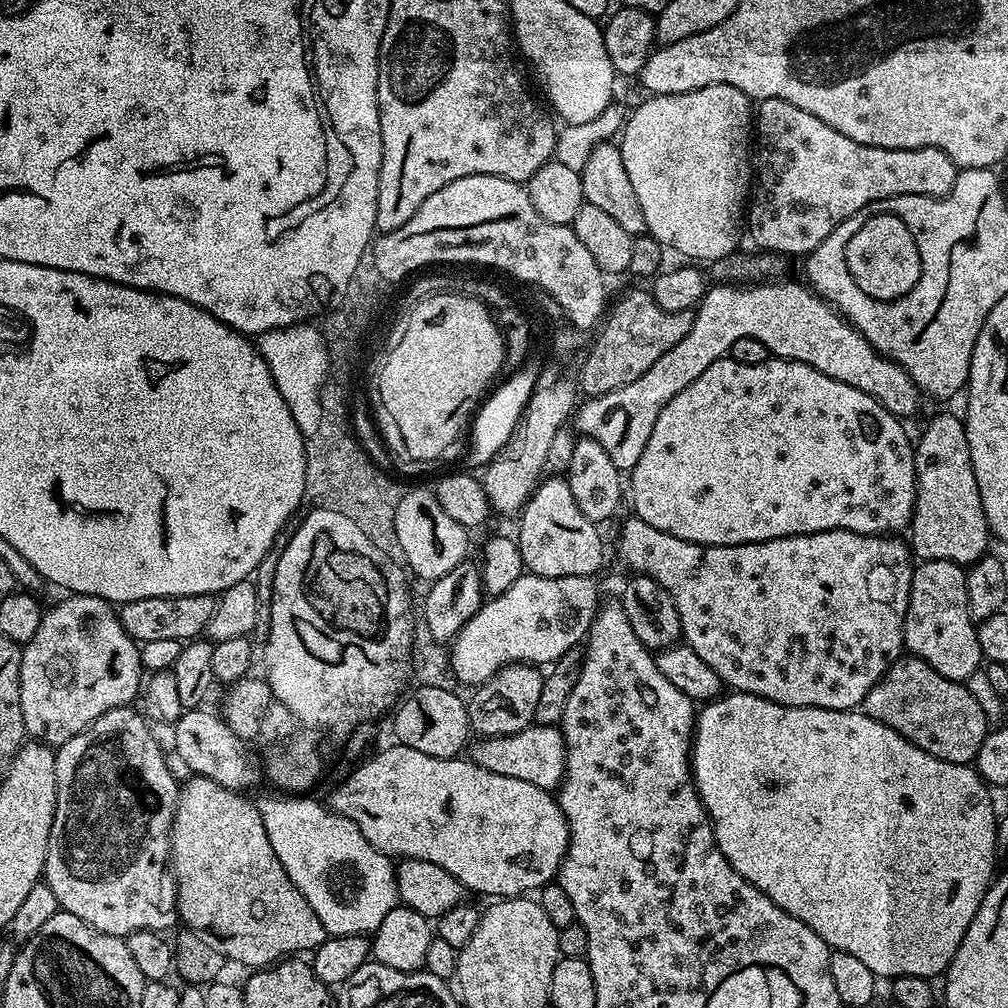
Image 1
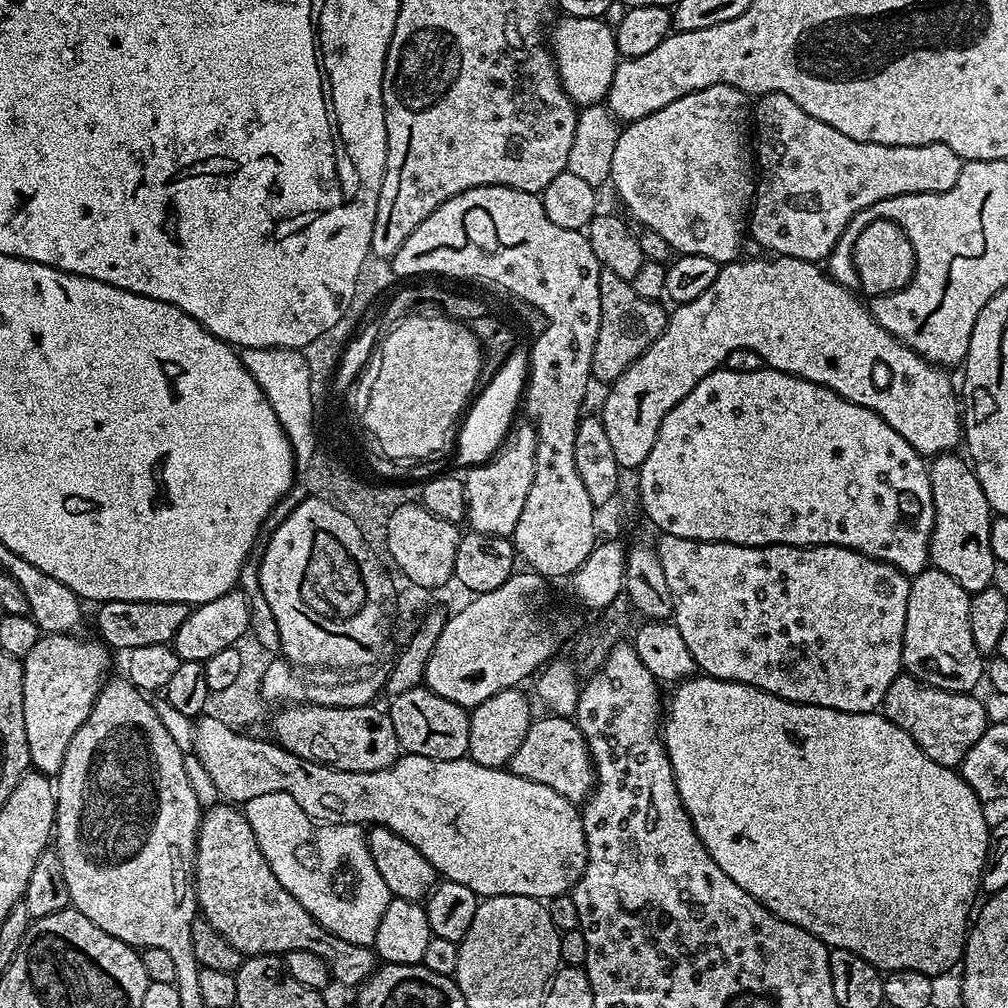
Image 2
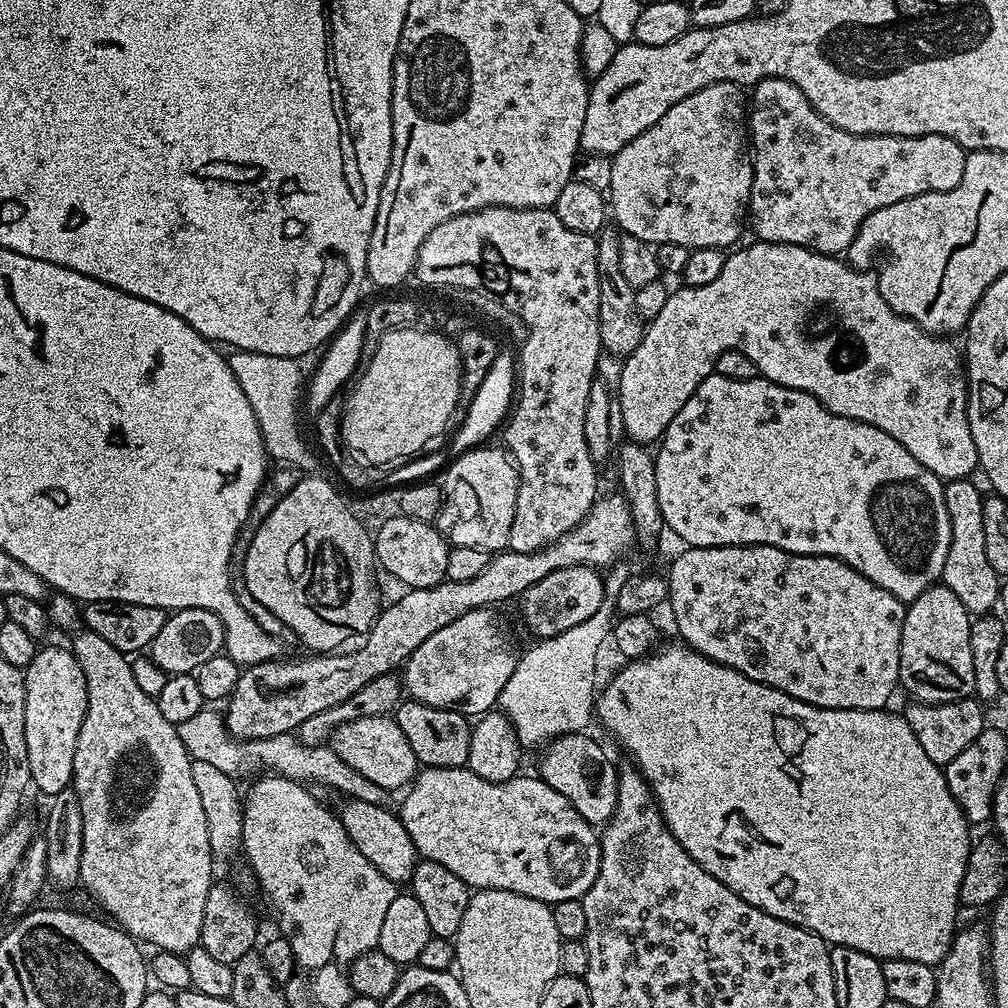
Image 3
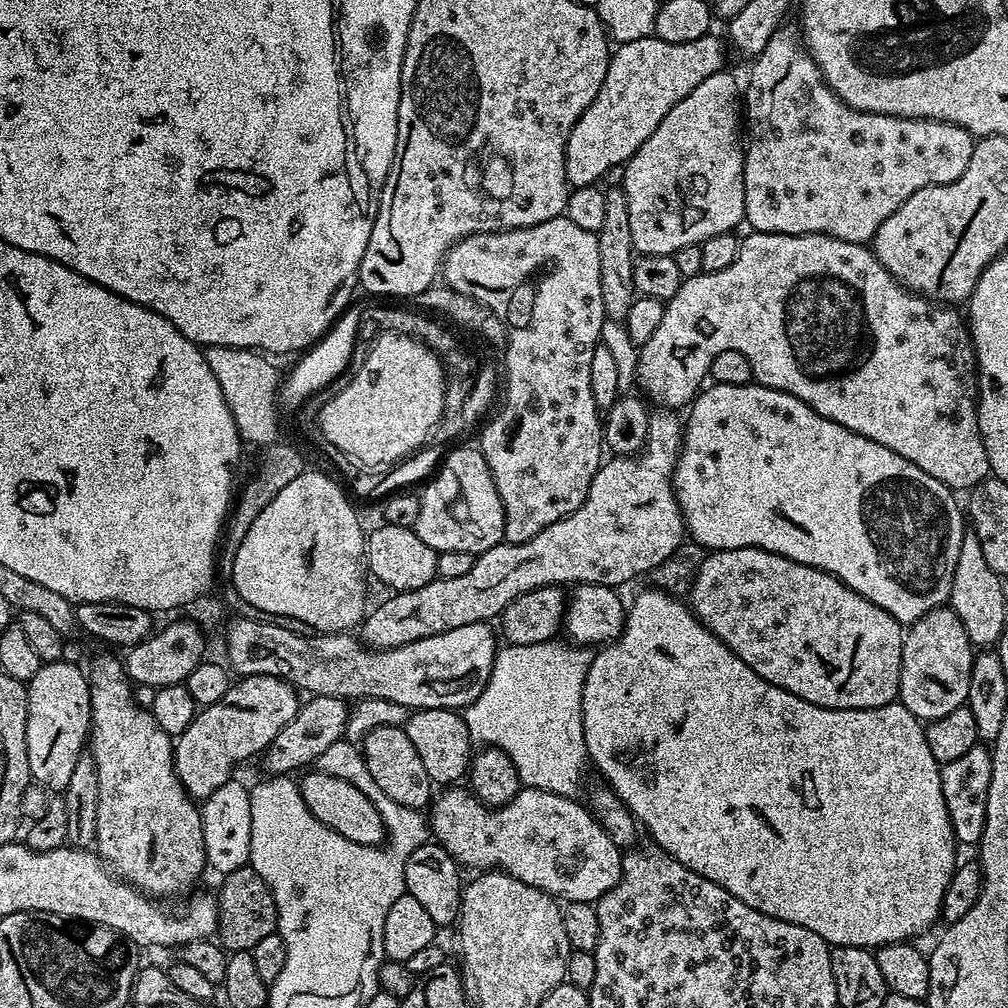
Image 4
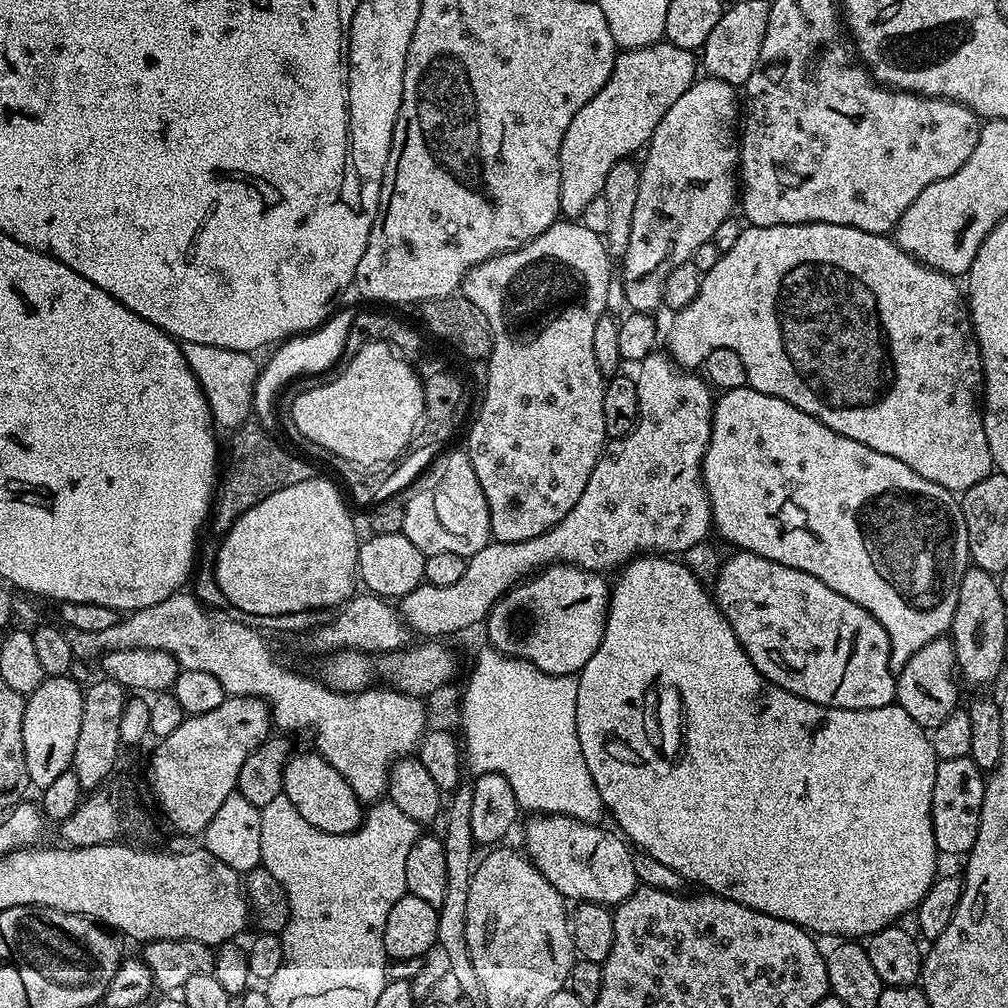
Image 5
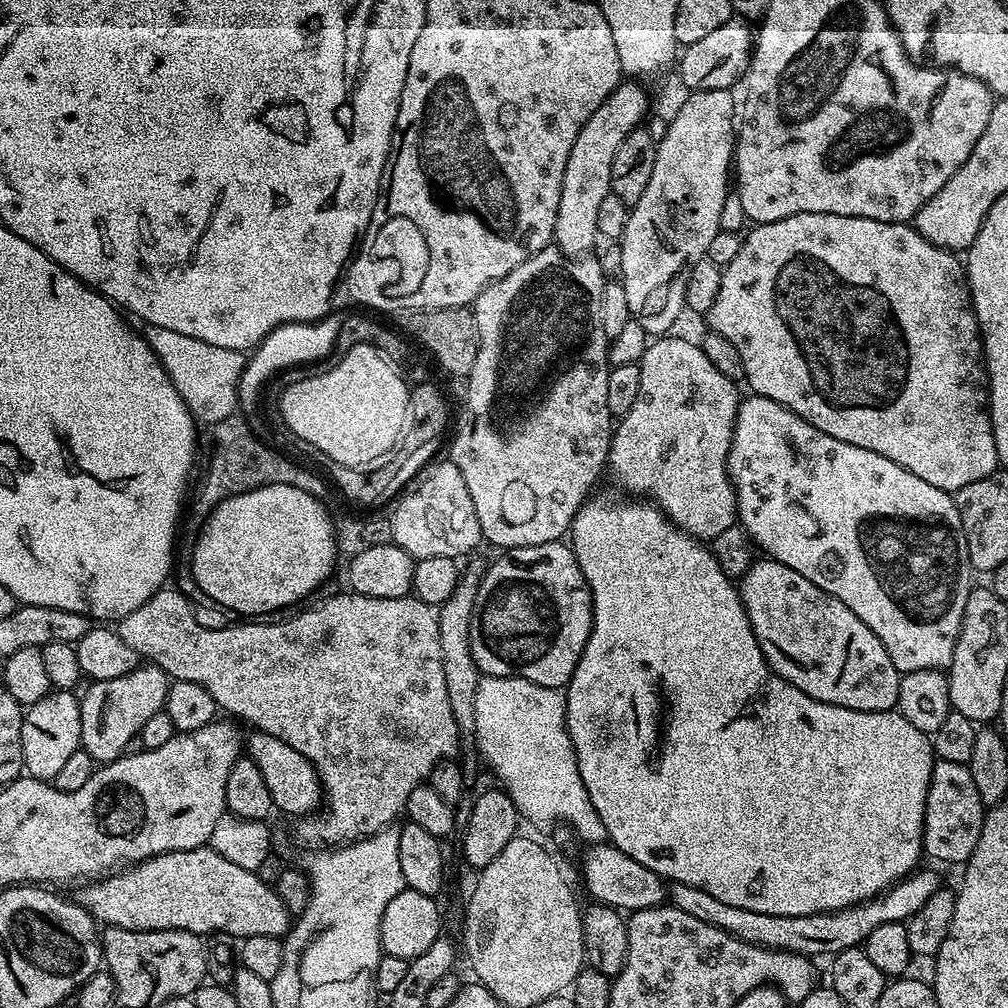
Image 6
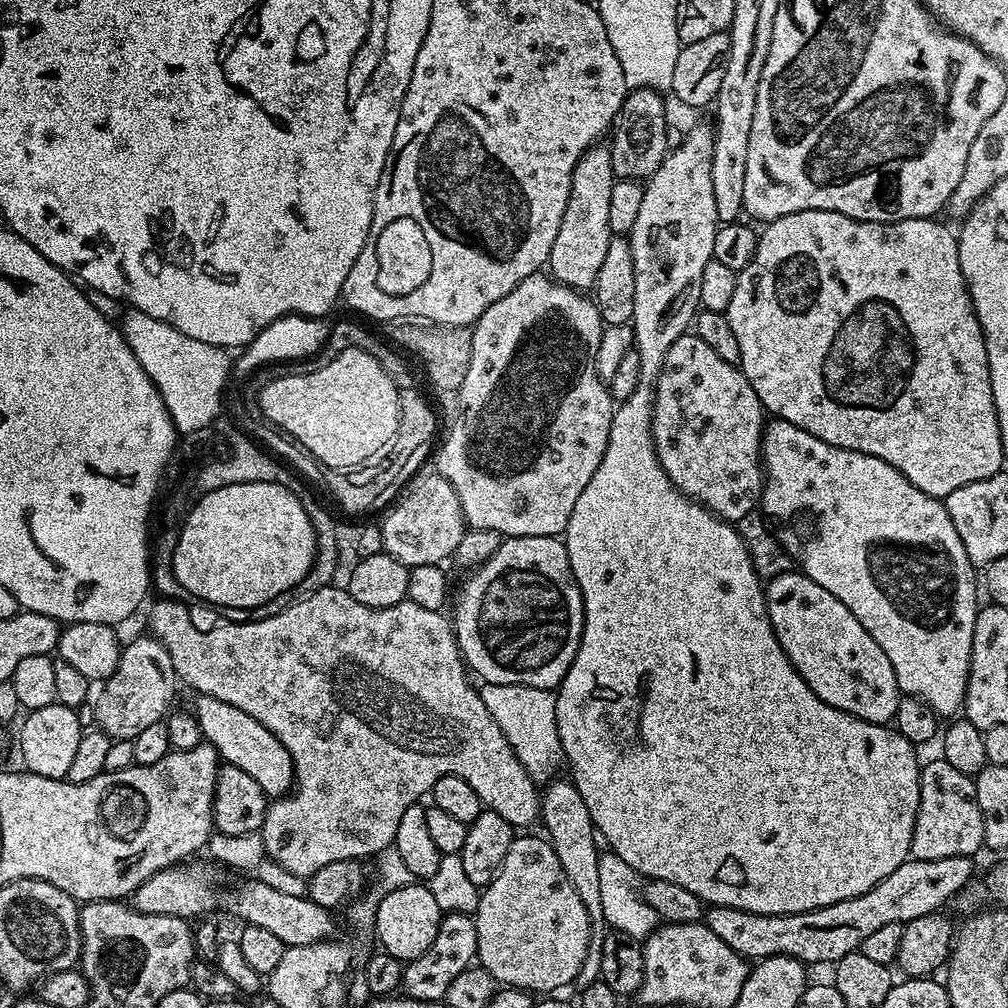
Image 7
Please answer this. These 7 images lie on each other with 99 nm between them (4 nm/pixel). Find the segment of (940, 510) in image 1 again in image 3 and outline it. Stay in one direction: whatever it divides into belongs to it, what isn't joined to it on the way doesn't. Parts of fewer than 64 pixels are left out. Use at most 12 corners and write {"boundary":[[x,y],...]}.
{"boundary":[[965,478],[944,485],[950,554],[942,582],[979,618],[1002,577],[986,558],[985,497]]}

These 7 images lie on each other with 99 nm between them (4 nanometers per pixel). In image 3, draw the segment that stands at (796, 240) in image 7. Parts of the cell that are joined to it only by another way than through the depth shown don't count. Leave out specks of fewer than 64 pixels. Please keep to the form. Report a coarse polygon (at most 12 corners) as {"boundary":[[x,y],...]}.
{"boundary":[[737,247],[623,357],[618,420],[659,441],[735,348],[898,438],[980,459],[966,360],[871,271]]}

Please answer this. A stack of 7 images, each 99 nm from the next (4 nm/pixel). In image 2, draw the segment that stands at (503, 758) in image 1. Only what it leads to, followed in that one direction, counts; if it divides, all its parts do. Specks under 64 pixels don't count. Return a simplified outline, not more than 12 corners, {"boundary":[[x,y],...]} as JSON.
{"boundary":[[571,717],[531,724],[507,762],[518,778],[575,804],[595,787],[584,735]]}

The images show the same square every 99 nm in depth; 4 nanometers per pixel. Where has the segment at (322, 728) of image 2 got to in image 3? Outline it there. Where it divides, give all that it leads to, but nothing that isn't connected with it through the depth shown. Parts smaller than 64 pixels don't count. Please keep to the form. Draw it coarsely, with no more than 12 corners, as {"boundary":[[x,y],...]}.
{"boundary":[[391,715],[337,724],[331,748],[375,786],[404,790],[418,761]]}

